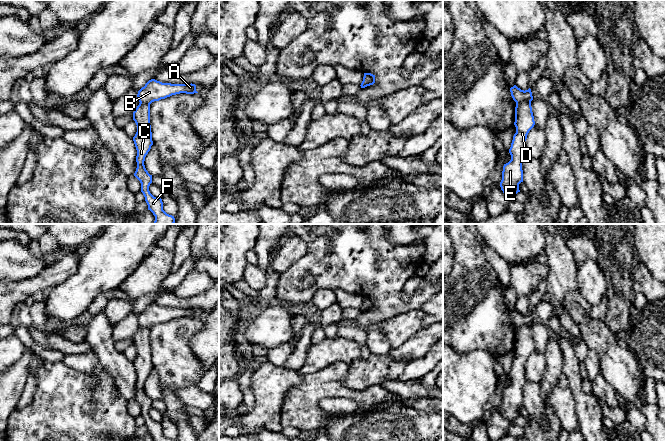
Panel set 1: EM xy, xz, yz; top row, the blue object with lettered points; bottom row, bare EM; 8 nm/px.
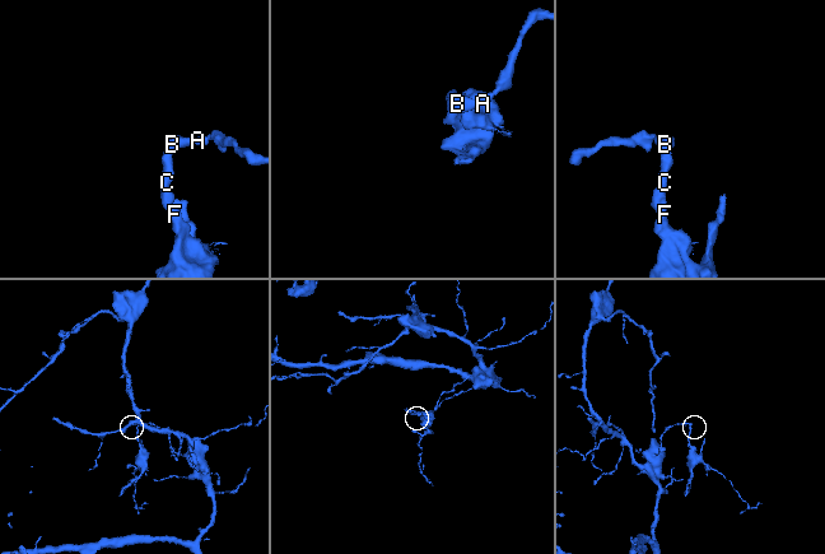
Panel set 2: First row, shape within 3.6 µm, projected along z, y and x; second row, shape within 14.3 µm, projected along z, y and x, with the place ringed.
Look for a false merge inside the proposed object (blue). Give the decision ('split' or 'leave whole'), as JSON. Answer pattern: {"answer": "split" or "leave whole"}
{"answer": "split"}

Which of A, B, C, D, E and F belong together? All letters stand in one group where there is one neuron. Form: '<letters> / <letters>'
A B / C D E F

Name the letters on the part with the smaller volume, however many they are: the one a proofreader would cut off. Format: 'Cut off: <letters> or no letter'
Cut off: C, D, E, F

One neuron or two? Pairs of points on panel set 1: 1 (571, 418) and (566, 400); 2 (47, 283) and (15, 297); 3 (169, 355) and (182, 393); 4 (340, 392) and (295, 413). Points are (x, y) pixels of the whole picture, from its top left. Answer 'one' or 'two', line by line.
1: one
2: one
3: two
4: one

